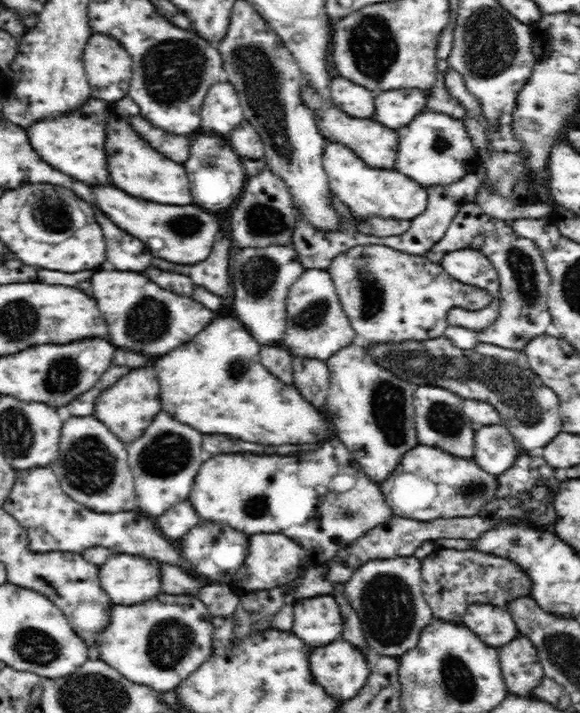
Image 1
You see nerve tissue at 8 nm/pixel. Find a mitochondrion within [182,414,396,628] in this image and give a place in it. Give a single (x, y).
(256, 507)

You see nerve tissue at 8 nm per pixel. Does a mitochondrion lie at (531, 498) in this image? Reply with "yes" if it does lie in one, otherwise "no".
yes

